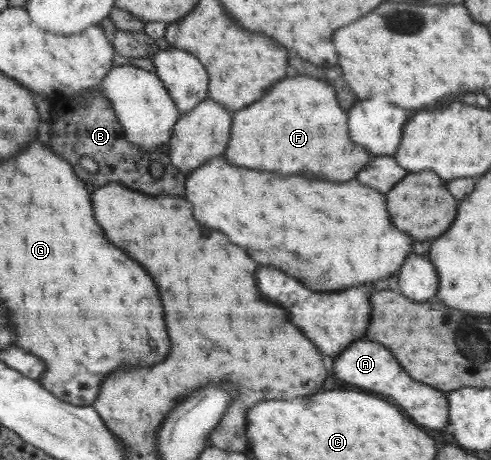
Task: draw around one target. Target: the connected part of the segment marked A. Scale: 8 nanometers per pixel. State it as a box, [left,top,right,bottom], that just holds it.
[334,338,448,429]

